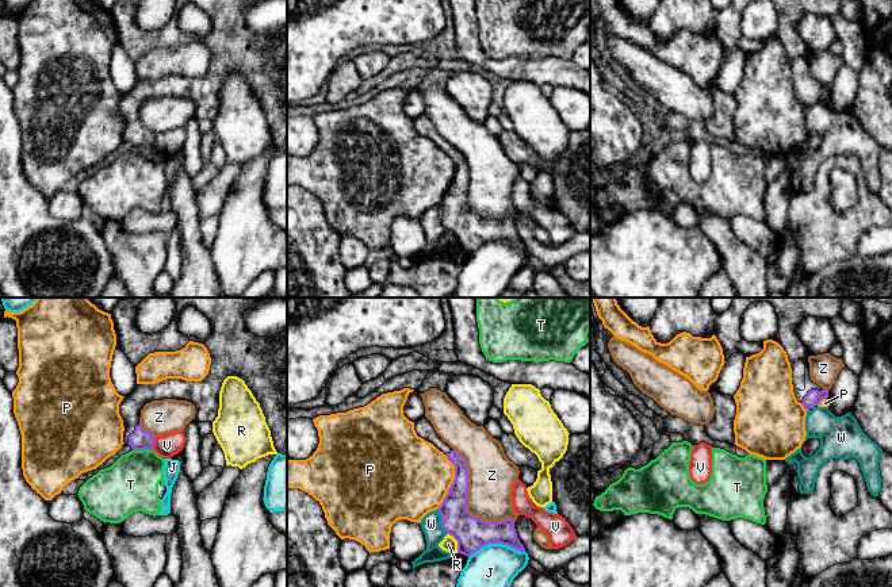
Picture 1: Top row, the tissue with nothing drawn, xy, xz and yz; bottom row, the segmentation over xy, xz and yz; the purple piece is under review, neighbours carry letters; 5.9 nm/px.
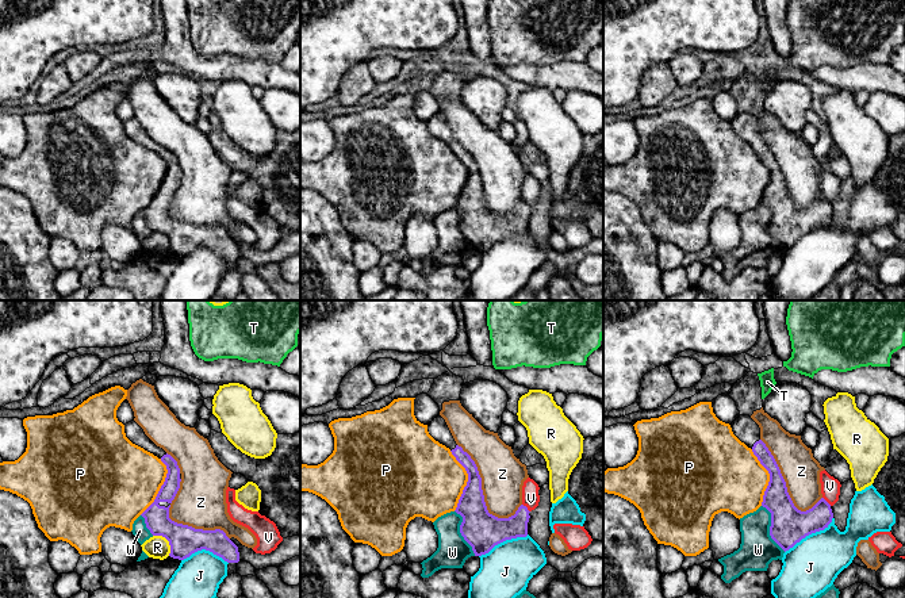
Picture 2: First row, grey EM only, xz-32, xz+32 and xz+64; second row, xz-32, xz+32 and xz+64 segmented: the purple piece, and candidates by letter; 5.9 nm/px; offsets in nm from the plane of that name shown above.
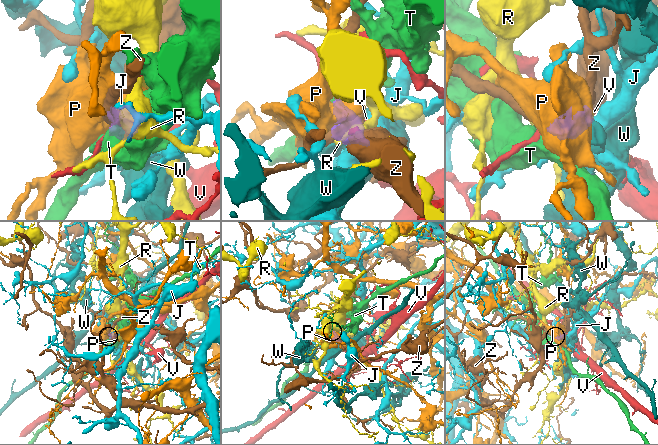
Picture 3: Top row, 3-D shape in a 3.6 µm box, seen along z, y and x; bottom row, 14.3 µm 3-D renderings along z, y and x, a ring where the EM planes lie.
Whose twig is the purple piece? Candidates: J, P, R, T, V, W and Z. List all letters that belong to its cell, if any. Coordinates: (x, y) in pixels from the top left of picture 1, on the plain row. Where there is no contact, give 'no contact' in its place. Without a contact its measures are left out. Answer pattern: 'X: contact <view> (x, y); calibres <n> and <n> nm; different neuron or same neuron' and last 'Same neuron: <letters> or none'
J: contact xz (496, 240); calibres 200 and 300 nm; different neuron
P: contact xz (454, 179); calibres 180 and 460 nm; different neuron
R: contact xz (458, 240); calibres 200 and 90 nm; different neuron
T: contact xy (142, 146); calibres 120 and 320 nm; different neuron
V: contact xy (153, 141); calibres 120 and 140 nm; different neuron
W: contact xz (441, 218); calibres 200 and 120 nm; different neuron
Z: contact xz (466, 200); calibres 200 and 280 nm; different neuron
Same neuron: none

